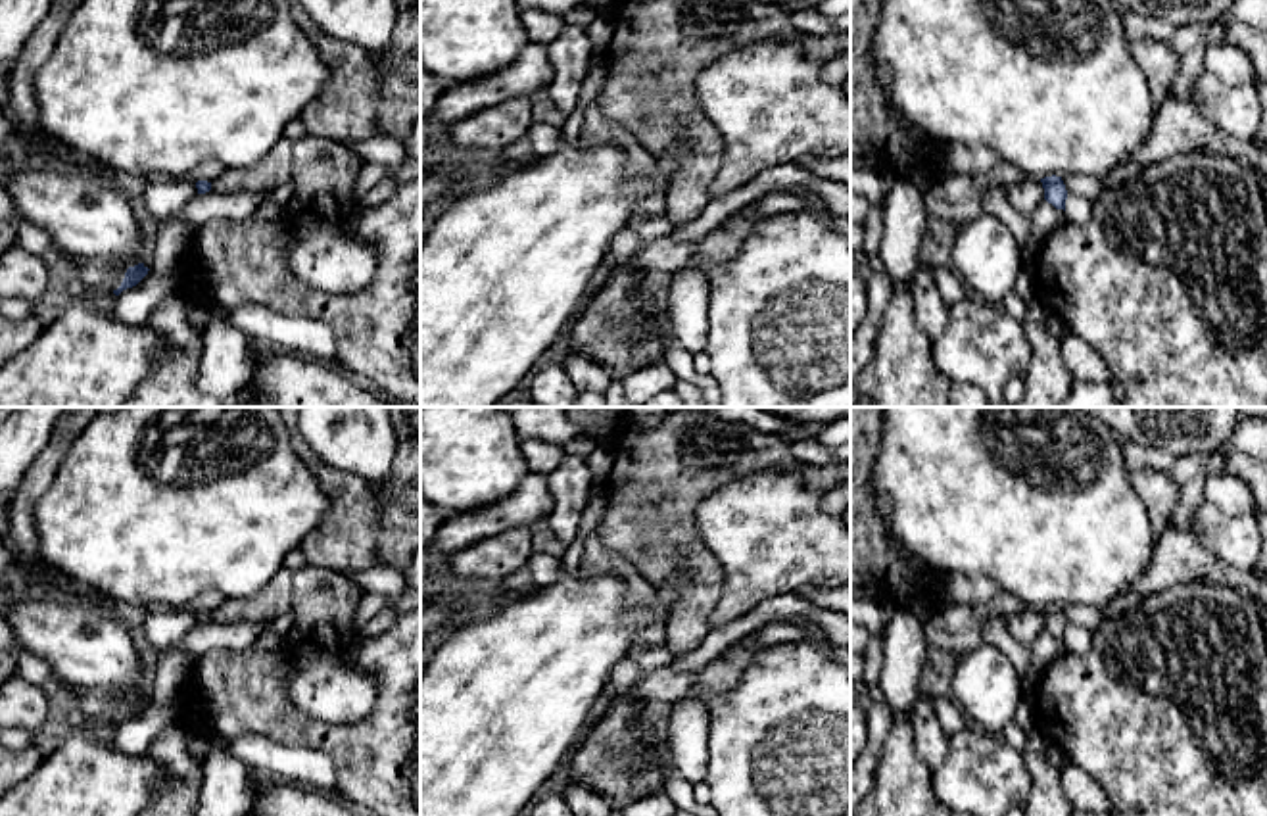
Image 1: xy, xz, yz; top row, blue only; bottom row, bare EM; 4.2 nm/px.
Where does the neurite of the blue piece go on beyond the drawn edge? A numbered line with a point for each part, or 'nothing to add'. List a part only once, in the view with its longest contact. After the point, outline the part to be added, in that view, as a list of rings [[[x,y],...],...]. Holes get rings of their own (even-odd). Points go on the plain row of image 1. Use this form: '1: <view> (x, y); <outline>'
nothing to add

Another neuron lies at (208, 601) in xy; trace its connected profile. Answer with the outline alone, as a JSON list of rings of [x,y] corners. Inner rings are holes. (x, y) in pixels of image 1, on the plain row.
[[[202,591],[200,595],[196,595],[194,599],[190,599],[184,609],[198,612],[198,611],[207,611],[213,612],[217,607],[221,607],[227,601],[225,595],[221,595],[219,591]]]

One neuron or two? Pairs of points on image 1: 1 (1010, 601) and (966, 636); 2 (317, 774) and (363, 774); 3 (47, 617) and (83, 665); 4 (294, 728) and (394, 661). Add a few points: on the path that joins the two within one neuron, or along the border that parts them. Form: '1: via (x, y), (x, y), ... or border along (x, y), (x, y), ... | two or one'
1: via (999, 605), (991, 607), (974, 624) | one
2: border along (300, 747), (321, 751), (333, 763), (334, 792) | two
3: via (58, 628), (83, 653) | one
4: via (331, 734), (365, 734), (394, 705), (394, 697) | one

